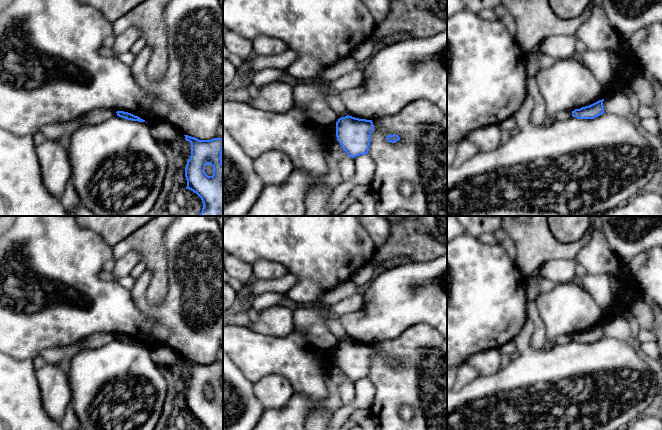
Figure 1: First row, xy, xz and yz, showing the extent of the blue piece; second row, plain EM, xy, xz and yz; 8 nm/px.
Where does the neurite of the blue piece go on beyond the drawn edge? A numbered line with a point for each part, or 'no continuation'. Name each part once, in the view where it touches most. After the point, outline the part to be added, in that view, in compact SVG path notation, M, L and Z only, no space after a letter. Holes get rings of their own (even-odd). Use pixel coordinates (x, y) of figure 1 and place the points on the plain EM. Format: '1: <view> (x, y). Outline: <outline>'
no continuation

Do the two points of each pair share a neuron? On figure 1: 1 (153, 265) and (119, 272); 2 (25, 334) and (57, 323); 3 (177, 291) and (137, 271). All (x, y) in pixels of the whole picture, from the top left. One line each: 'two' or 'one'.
1: two
2: one
3: two

